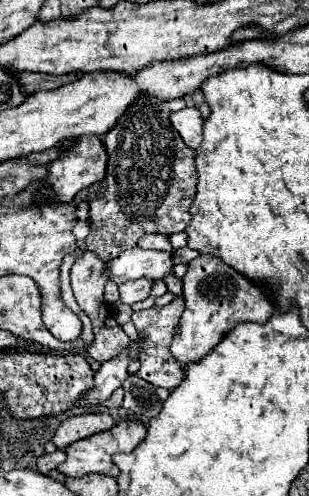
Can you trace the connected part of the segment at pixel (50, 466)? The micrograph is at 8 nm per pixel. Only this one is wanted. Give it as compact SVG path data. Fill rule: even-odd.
M54 451L54 453L44 453L38 459L38 471L40 473L50 473L54 469L58 469L58 465L62 465L66 461L66 453L64 451Z

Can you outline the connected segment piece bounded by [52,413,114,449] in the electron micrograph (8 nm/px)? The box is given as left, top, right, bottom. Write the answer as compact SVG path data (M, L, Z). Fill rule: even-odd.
M88 413L88 415L76 415L76 417L66 417L60 421L52 443L56 449L66 449L70 443L78 439L86 439L94 433L106 431L114 427L114 419L108 413Z

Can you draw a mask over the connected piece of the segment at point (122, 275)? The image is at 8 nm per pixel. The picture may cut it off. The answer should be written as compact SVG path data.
M128 249L108 263L110 279L114 283L126 283L136 279L162 279L172 273L172 251L146 251L146 249Z

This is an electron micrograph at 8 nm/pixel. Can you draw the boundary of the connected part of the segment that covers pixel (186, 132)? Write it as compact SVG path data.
M186 107L182 111L172 113L170 117L174 129L180 133L180 137L184 139L186 147L196 149L202 141L202 115L196 107Z

